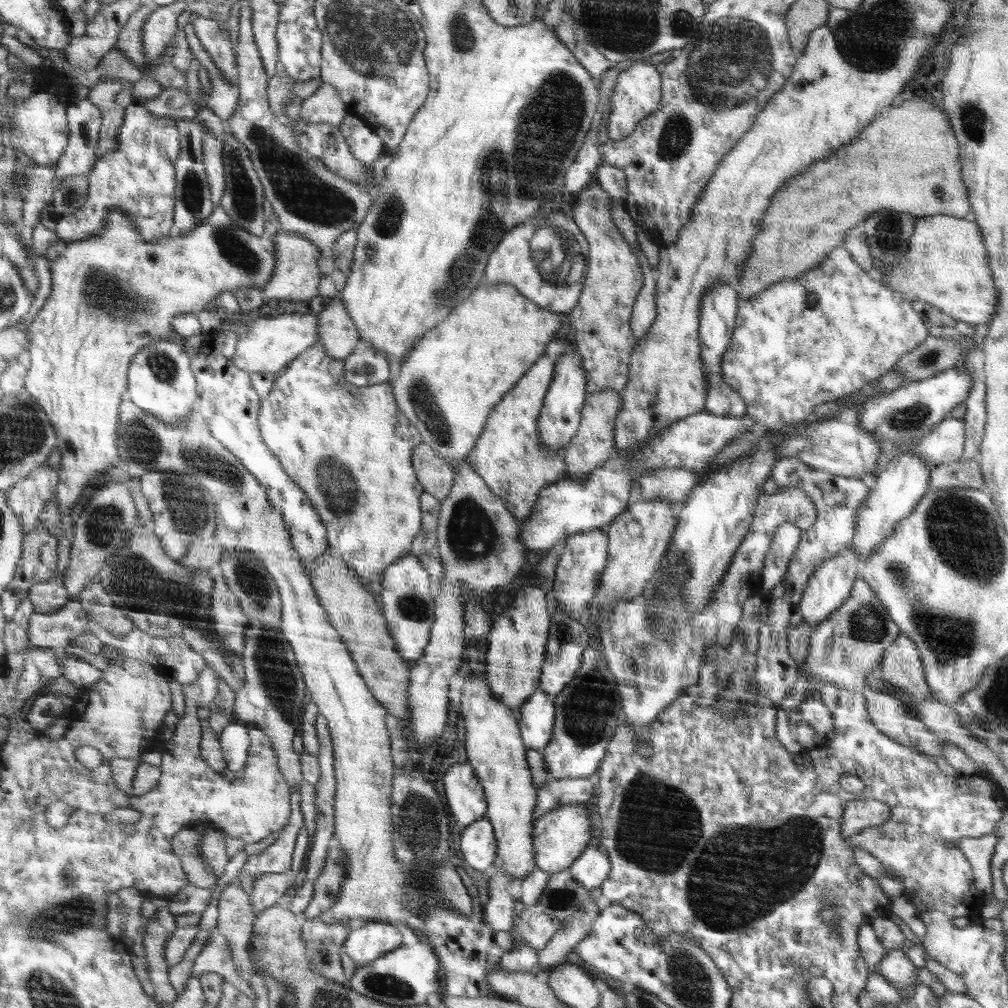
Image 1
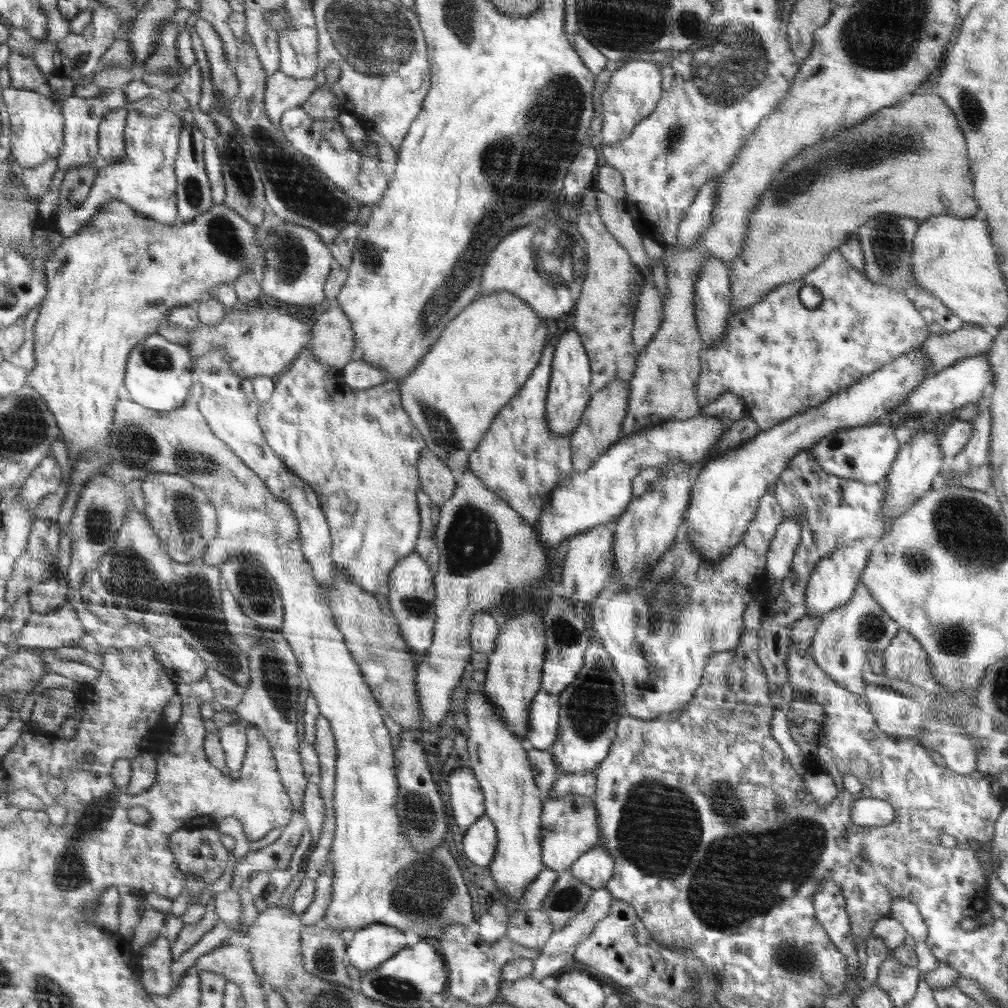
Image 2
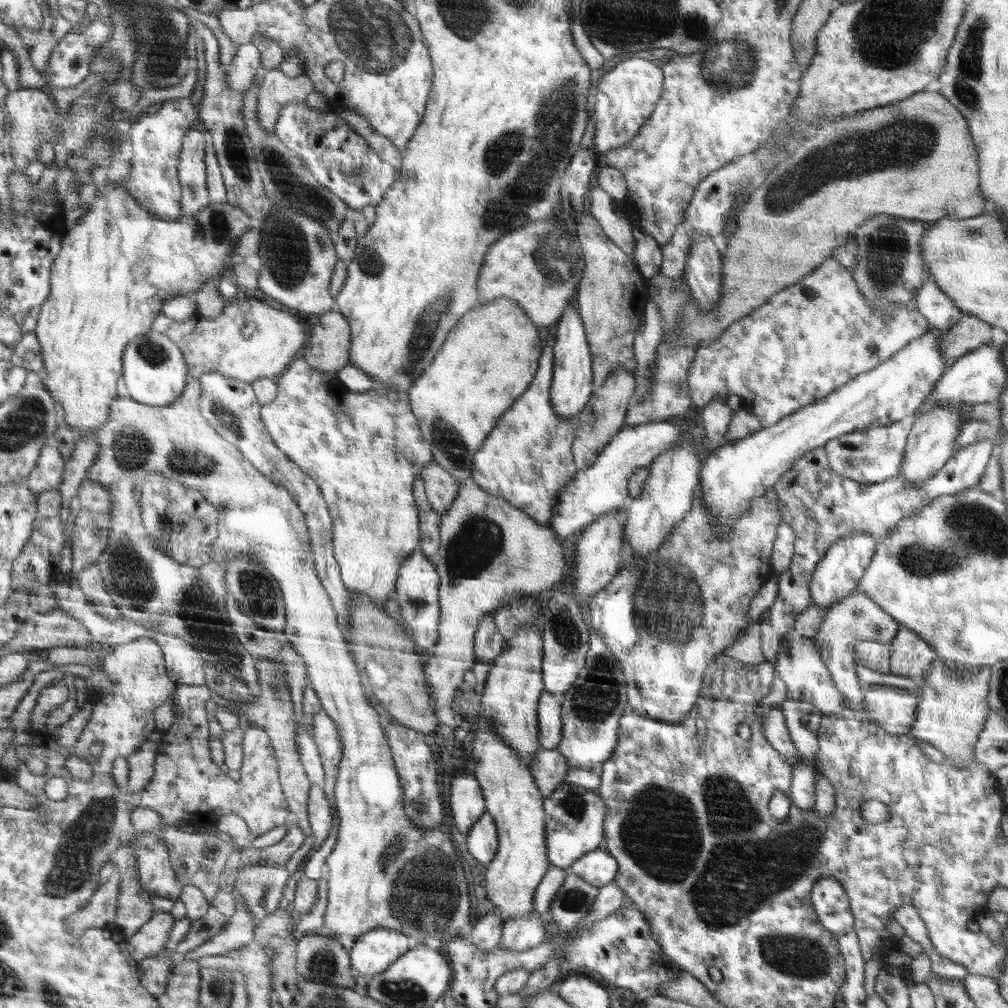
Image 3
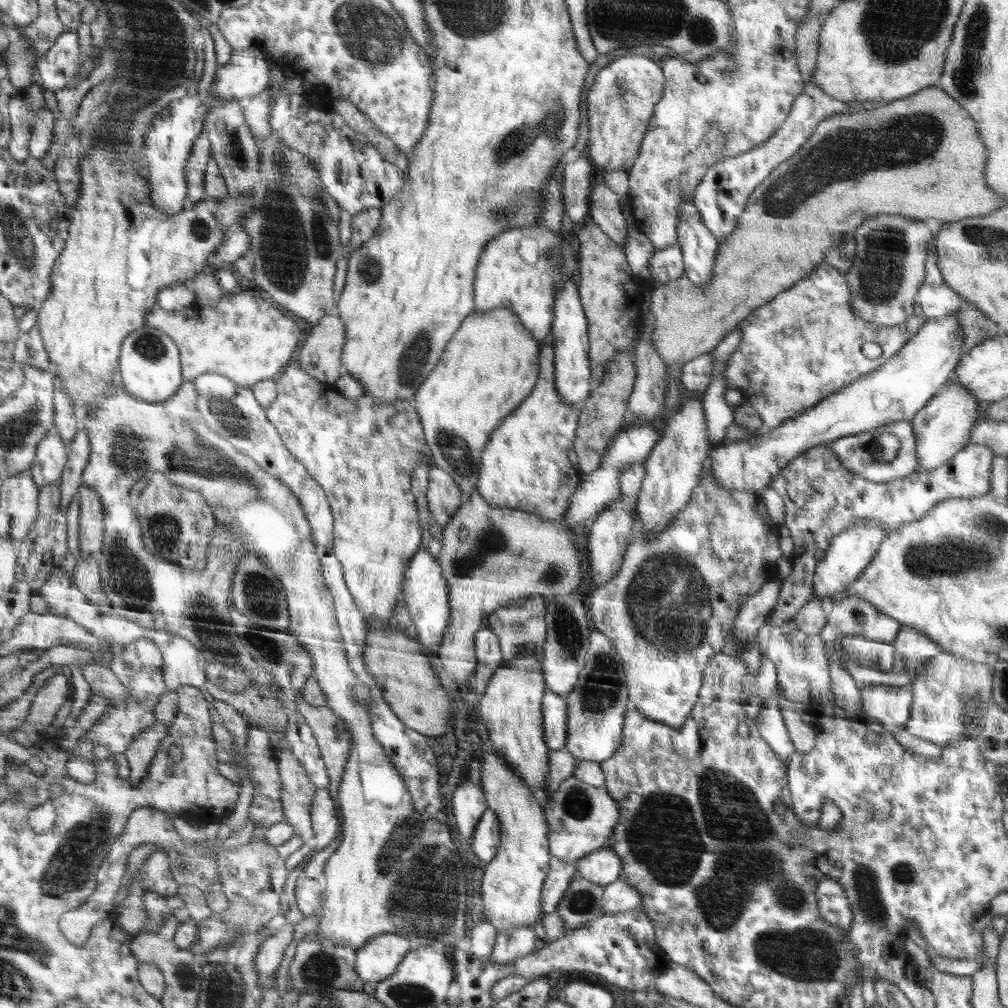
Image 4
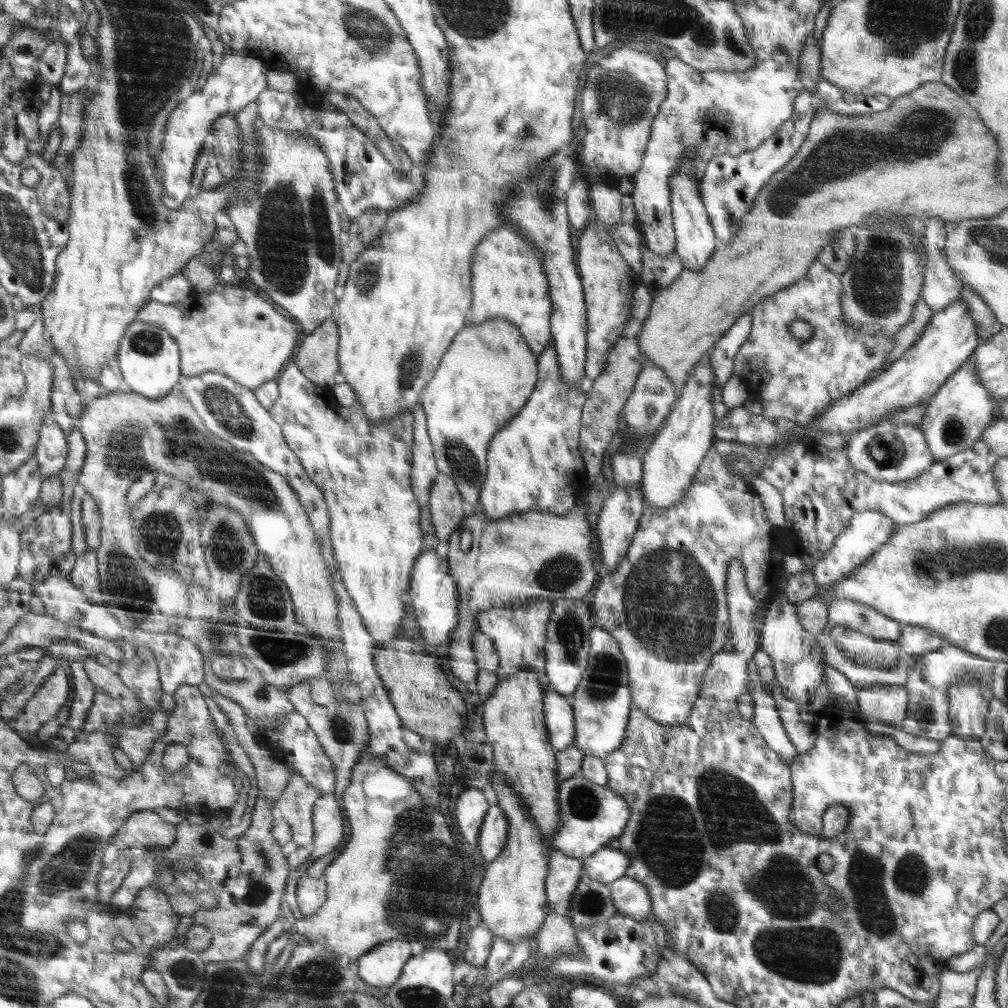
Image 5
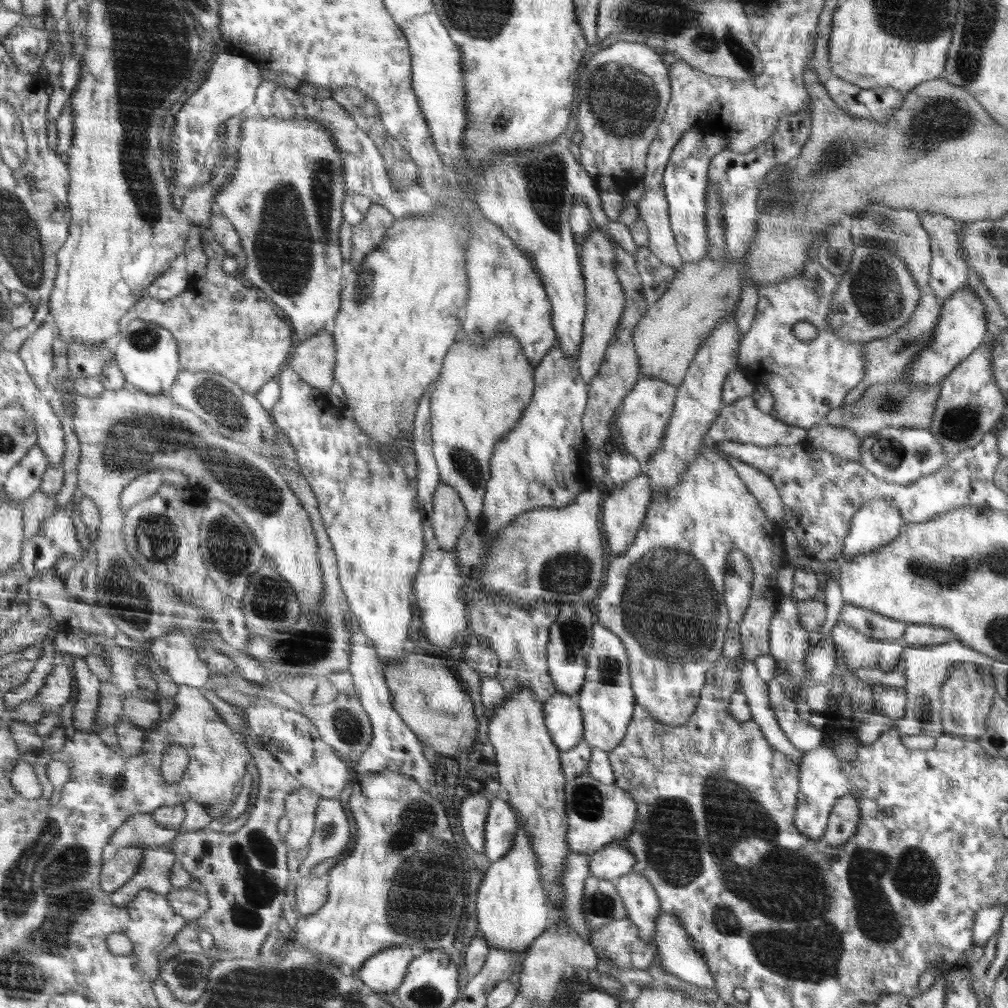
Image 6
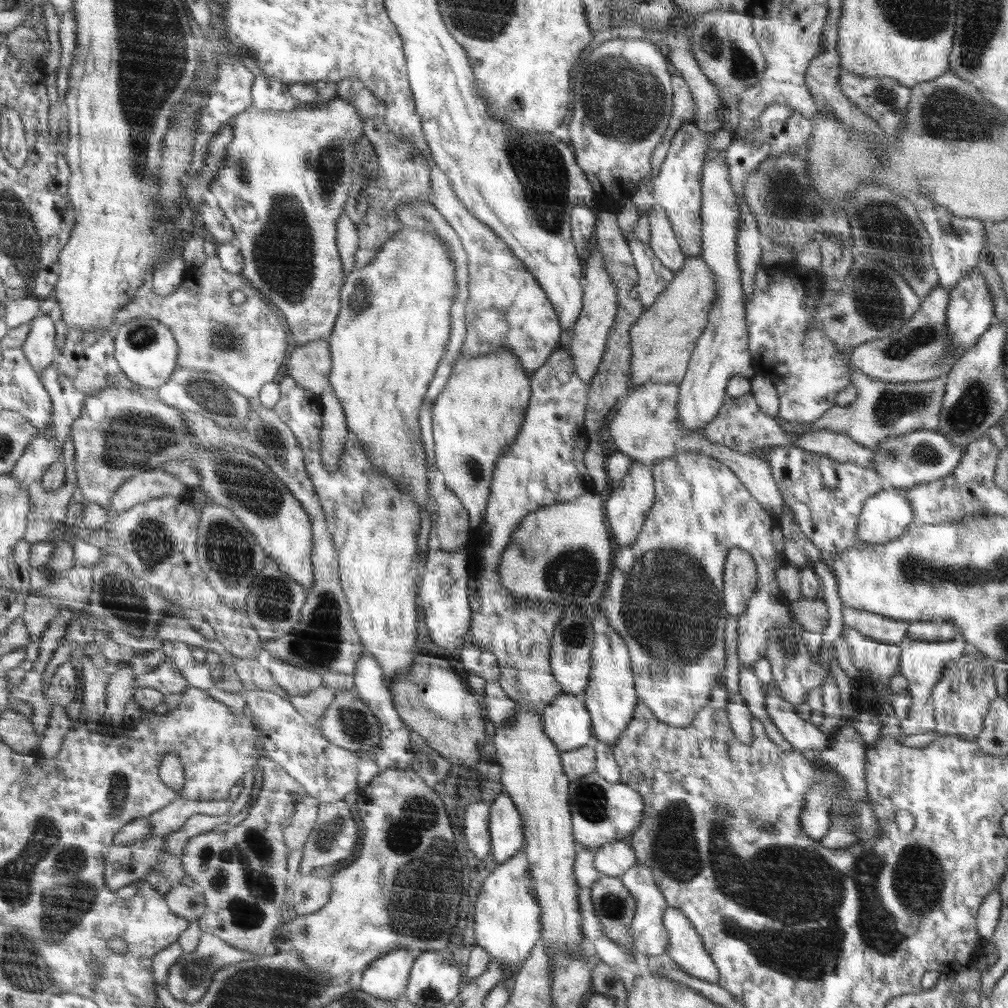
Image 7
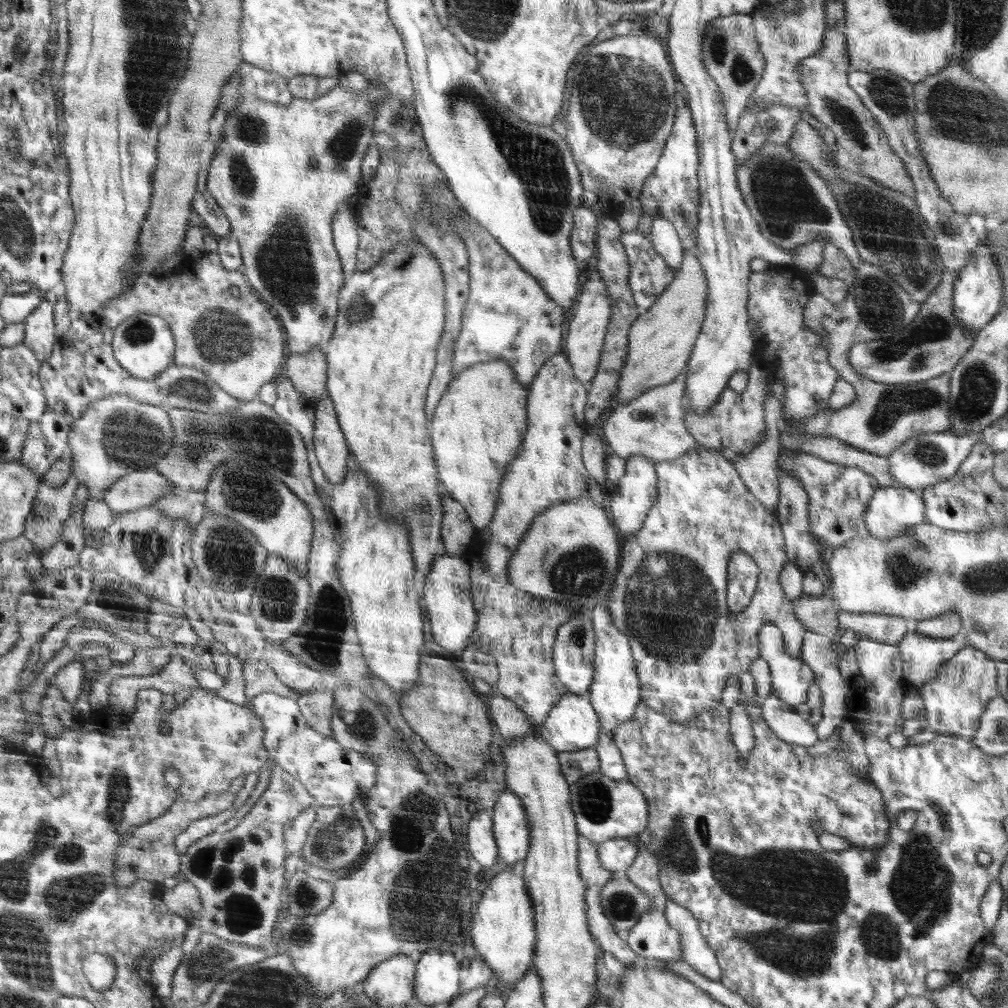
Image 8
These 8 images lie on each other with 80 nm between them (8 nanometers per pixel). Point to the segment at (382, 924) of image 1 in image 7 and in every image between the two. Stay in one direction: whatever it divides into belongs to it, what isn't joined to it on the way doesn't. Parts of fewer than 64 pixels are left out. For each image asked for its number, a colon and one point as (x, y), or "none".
2: (370, 947)
3: (372, 953)
4: (379, 959)
5: (383, 965)
6: (384, 974)
7: (386, 978)

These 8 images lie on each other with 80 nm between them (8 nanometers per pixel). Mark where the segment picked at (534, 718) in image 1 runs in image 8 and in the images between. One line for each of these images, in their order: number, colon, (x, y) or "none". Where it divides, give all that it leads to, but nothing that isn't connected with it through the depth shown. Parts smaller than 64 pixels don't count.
2: (545, 714)
3: (551, 705)
4: (555, 706)
5: (560, 709)
6: (565, 721)
7: (568, 723)
8: (575, 724)

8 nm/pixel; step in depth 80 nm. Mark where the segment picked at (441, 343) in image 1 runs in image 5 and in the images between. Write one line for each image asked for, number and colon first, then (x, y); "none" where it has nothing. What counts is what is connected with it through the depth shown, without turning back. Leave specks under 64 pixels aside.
2: (453, 395)
3: (489, 361)
4: (492, 365)
5: (487, 377)

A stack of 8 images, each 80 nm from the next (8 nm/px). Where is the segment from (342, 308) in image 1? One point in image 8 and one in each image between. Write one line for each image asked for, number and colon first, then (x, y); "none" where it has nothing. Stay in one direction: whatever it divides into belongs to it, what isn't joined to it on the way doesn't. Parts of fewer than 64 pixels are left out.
2: (334, 341)
3: (327, 352)
4: (320, 356)
5: (317, 356)
6: (314, 360)
7: (310, 365)
8: (308, 372)

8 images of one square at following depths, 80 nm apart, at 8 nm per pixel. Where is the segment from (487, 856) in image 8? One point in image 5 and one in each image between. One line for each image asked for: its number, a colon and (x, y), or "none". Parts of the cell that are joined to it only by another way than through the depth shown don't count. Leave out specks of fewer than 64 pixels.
5: (471, 807)
6: (473, 813)
7: (477, 817)

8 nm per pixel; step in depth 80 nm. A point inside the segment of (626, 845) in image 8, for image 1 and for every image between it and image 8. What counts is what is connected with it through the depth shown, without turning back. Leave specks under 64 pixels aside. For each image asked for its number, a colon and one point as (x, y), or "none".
1: (591, 868)
2: (595, 868)
3: (599, 867)
4: (602, 867)
5: (608, 865)
6: (613, 861)
7: (614, 859)

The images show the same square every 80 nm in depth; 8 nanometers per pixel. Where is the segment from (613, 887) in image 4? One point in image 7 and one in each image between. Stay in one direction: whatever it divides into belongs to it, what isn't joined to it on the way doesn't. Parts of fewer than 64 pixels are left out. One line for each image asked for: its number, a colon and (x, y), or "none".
5: (632, 897)
6: (641, 902)
7: (650, 937)

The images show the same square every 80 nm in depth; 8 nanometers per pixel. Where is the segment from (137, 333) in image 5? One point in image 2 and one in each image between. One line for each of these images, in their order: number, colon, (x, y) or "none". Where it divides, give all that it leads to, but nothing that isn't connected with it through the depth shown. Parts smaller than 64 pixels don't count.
2: (159, 375)
3: (155, 373)
4: (151, 368)

